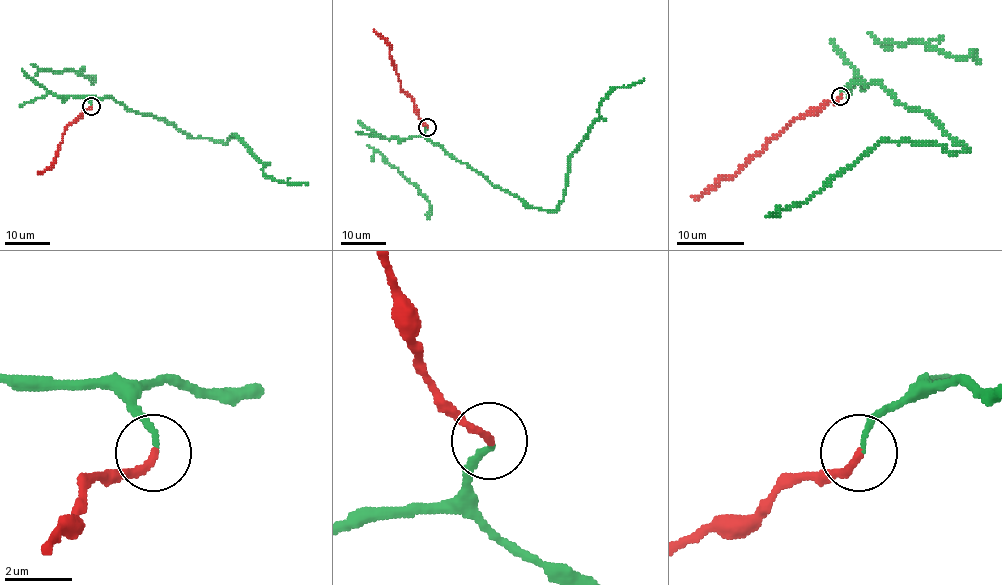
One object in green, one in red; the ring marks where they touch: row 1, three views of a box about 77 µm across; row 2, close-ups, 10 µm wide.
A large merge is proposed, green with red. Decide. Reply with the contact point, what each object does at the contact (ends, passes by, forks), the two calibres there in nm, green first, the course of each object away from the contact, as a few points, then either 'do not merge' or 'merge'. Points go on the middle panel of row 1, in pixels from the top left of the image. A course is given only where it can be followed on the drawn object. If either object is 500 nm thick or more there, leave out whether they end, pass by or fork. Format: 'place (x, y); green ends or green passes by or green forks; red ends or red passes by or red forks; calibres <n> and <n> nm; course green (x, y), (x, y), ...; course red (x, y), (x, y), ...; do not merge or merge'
place (427, 127); green ends; red ends; calibres 140 and 240 nm; course green (428, 128), (427, 137), (492, 184), (529, 206), (555, 210), (572, 152), (603, 100), (644, 78); course red (428, 127), (419, 118), (413, 100), (402, 90), (390, 45), (374, 30); merge

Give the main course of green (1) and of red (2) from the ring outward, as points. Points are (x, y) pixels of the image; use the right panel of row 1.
1: (842, 96), (855, 83), (879, 83), (896, 102), (927, 112), (967, 149), (879, 142), (799, 204), (765, 217)
2: (840, 96), (799, 115), (735, 175), (721, 176), (702, 193), (692, 197)

